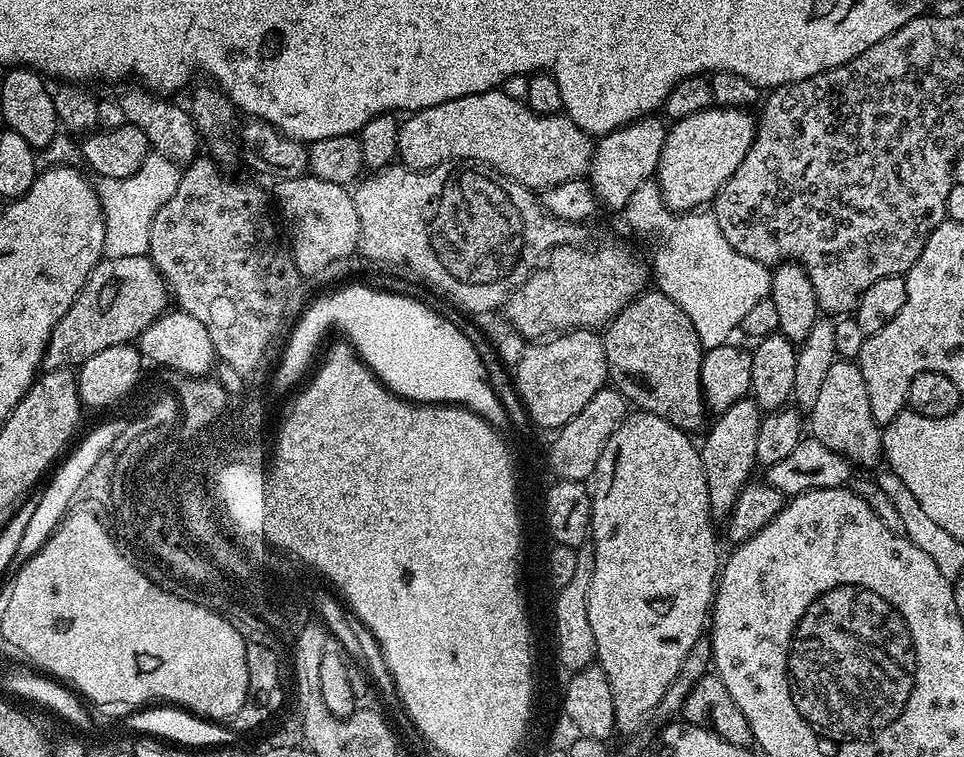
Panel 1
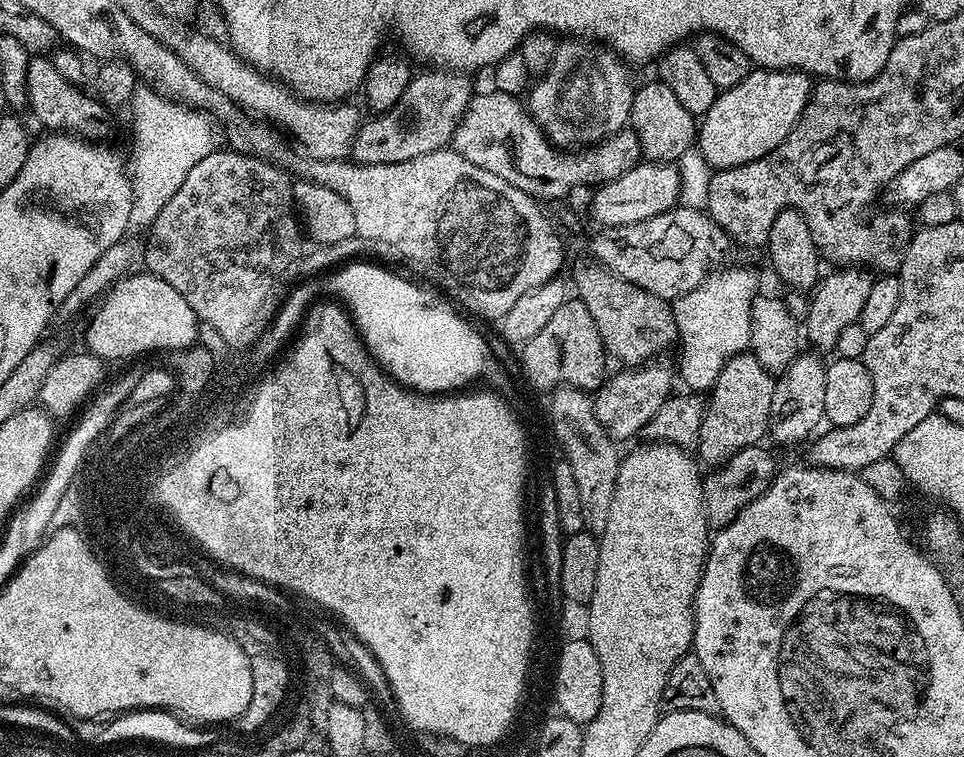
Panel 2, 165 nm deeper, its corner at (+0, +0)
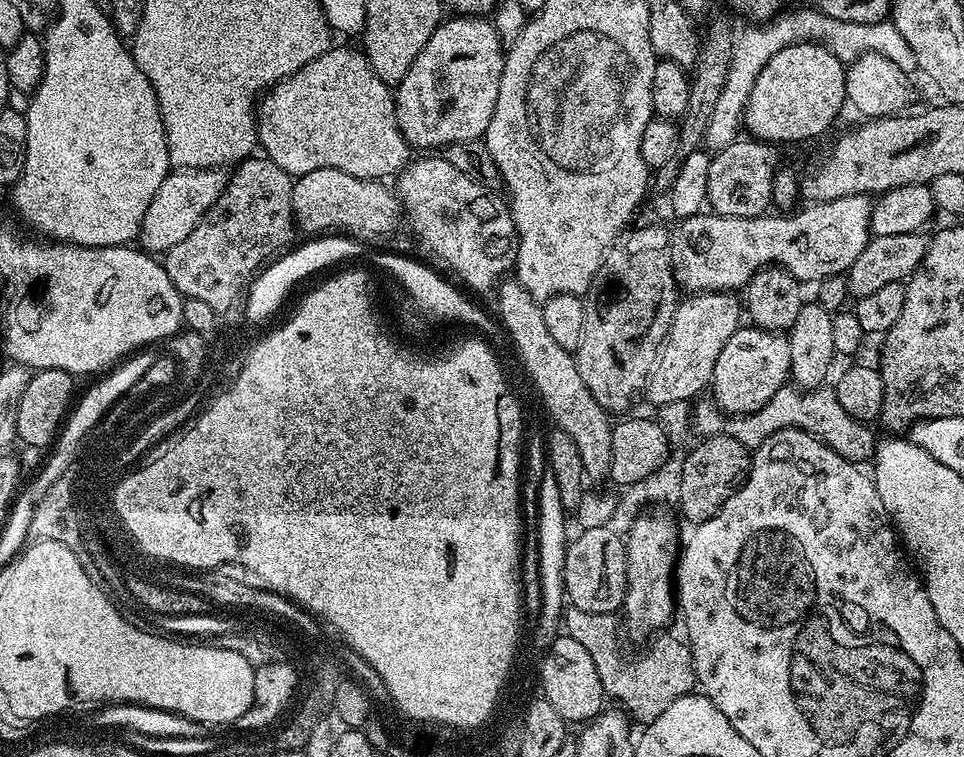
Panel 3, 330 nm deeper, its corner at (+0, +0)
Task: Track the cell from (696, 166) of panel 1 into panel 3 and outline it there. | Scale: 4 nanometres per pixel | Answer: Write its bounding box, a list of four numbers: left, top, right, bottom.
[743,44,846,146]

